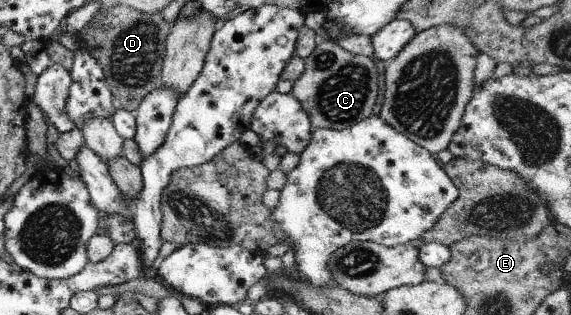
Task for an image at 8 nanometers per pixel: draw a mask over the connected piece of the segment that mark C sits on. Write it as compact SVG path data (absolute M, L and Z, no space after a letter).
M317 41L313 52L303 59L303 72L292 82L289 92L299 102L312 129L340 131L371 115L377 96L374 61L343 50L336 41Z

